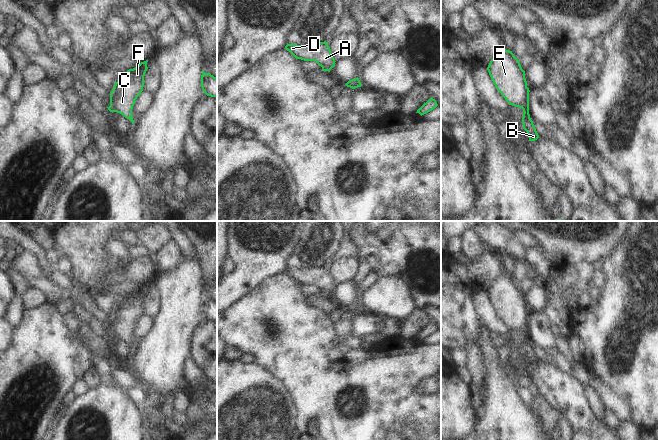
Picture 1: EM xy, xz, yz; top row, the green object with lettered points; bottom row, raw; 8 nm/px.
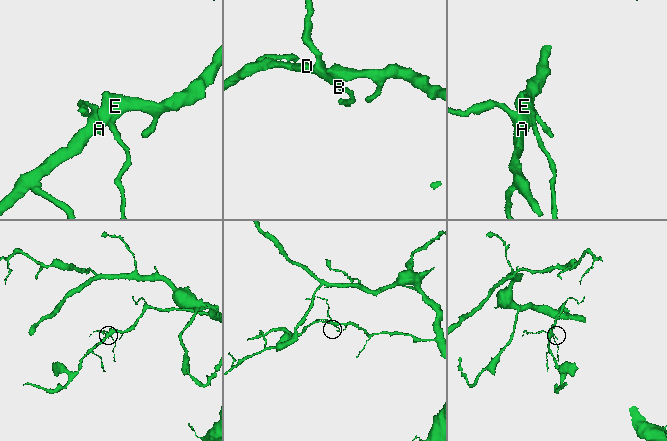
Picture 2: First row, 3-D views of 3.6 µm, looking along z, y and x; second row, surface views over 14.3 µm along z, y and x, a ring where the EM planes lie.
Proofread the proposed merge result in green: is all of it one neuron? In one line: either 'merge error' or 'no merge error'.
no merge error

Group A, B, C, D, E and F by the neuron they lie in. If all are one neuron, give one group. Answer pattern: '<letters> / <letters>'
A B C D E F

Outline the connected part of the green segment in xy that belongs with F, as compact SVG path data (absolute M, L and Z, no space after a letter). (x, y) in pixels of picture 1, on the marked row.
M148 60L141 62L133 69L127 70L123 80L115 82L113 90L110 92L110 112L122 114L134 124L132 109L135 100L141 94L144 87L144 76L148 69Z

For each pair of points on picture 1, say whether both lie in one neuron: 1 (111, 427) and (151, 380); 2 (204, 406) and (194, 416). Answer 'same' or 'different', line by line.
1: different
2: same

